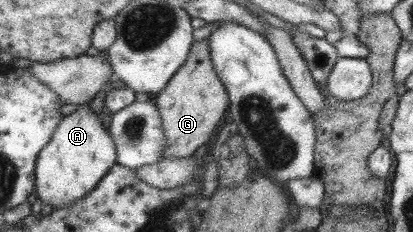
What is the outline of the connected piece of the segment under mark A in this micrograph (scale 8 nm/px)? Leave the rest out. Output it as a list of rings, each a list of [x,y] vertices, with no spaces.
[[[78,105],[56,125],[35,161],[34,190],[42,205],[60,208],[90,192],[115,163],[114,141],[89,105]]]

